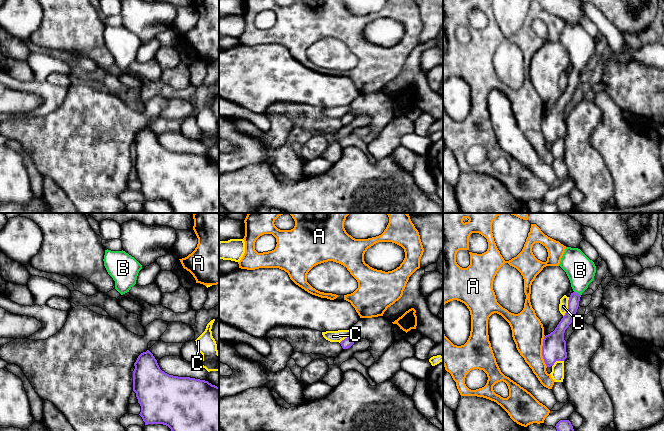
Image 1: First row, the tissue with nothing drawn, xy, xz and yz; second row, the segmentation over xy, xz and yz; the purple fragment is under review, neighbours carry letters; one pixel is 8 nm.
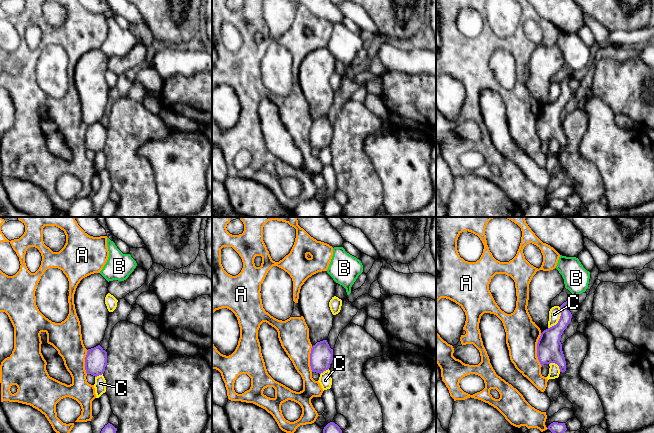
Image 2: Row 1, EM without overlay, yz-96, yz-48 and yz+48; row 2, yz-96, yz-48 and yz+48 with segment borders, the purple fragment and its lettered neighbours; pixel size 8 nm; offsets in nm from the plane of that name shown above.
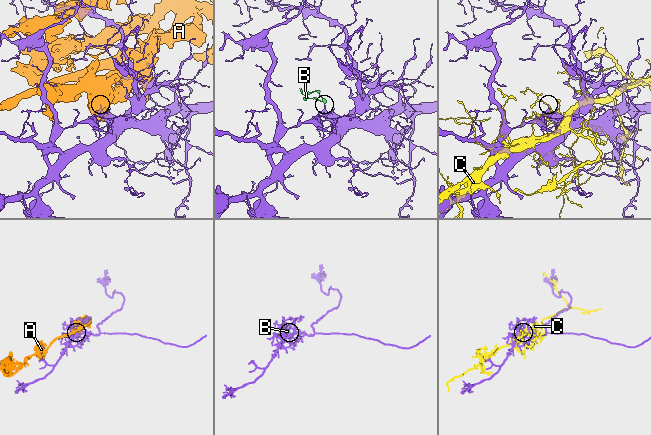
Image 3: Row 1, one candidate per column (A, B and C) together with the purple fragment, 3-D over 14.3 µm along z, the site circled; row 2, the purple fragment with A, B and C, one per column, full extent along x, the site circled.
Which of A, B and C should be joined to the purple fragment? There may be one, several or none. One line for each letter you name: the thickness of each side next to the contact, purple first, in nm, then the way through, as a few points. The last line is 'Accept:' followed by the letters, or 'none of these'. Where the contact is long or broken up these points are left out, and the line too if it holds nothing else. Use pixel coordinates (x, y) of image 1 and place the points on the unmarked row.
B: 90/220 nm | across yz (573, 78), (577, 69), (580, 46)
Accept: B

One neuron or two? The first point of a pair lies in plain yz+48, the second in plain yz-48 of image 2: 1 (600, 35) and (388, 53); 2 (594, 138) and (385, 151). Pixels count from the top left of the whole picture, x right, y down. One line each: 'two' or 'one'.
1: one
2: one

